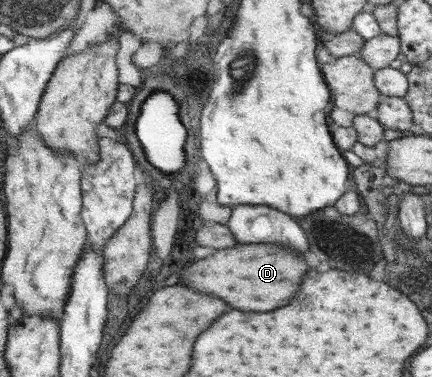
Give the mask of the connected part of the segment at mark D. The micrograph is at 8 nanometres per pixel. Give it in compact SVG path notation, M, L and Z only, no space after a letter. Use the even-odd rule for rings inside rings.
M273 243L238 244L191 263L181 271L179 283L215 295L239 311L271 311L289 303L295 291L299 291L297 287L305 271L303 257L287 247Z

